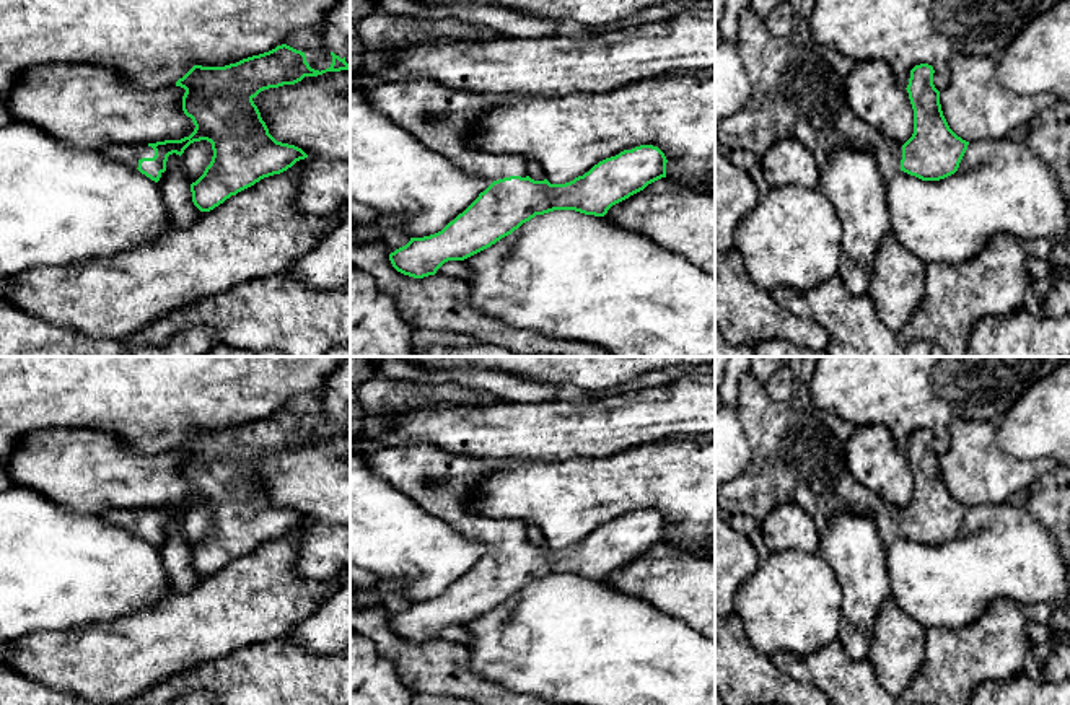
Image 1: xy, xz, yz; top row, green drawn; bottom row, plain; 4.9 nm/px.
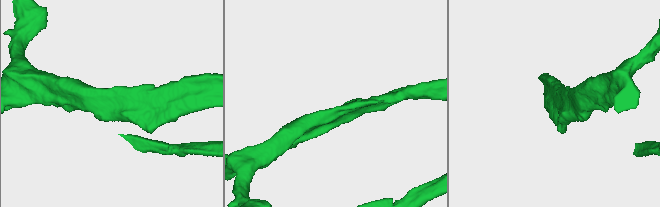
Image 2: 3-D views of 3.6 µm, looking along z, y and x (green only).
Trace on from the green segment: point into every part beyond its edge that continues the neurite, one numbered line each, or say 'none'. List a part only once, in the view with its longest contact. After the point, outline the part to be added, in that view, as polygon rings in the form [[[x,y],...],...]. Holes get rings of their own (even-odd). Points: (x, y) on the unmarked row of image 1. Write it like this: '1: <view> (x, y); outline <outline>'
1: xy (127, 518); outline [[[106,508],[98,515],[104,521],[124,528],[132,532],[138,532],[142,523],[153,523],[155,515],[148,510],[132,510],[132,508]]]

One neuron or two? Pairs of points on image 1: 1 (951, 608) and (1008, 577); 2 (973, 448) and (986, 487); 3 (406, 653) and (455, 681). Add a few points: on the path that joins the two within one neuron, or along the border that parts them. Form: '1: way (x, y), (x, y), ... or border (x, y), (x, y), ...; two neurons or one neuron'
1: way (966, 593), (982, 577), (994, 577); one neuron
2: way (974, 458), (974, 468), (984, 477); one neuron
3: way (417, 665), (443, 669); one neuron

